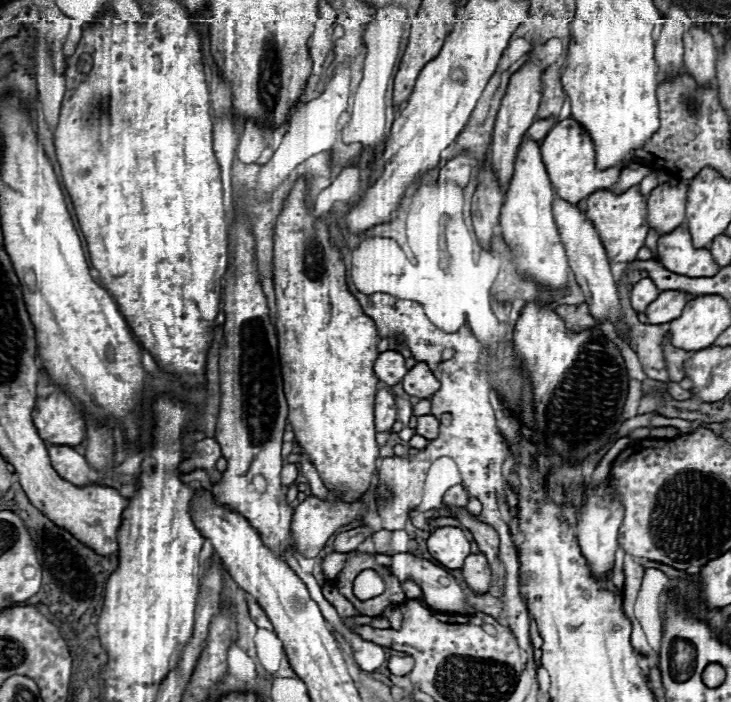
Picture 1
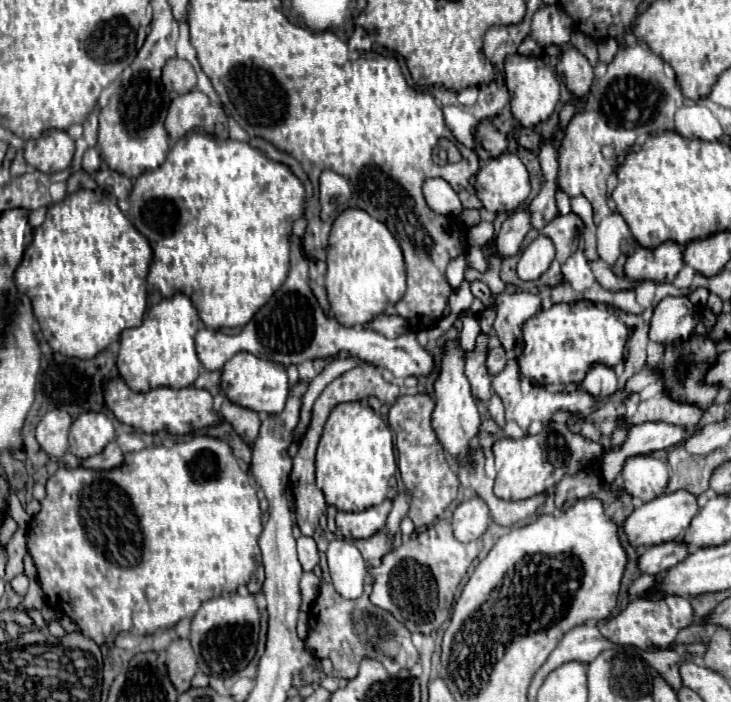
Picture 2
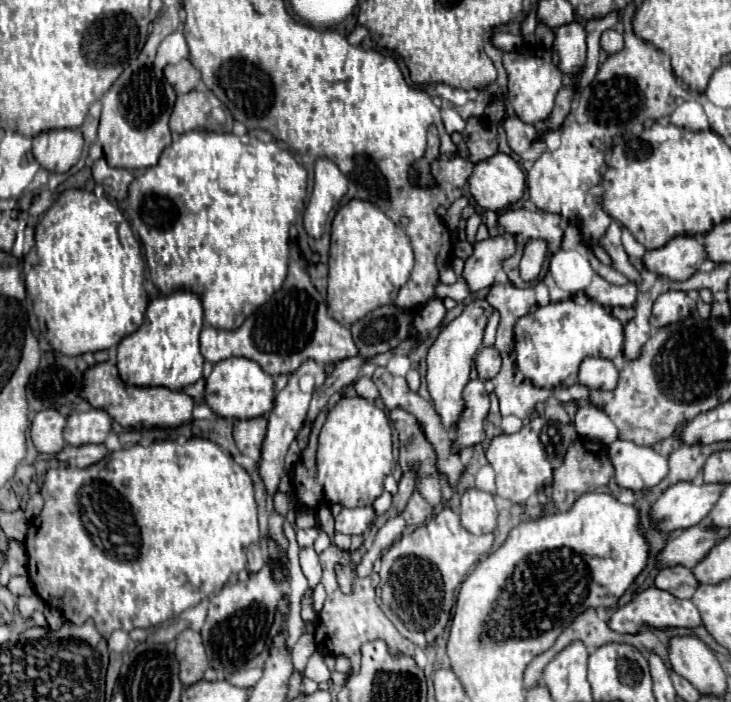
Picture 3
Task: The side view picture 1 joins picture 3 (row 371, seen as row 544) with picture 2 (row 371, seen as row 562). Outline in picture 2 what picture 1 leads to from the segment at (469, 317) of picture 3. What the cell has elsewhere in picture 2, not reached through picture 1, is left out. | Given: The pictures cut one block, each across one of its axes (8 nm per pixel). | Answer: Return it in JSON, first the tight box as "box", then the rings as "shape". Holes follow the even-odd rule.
{"box":[432,342,480,460],"shape":[[[448,342],[440,374],[434,384],[434,398],[436,398],[436,408],[432,412],[432,430],[440,442],[440,446],[454,458],[462,460],[470,456],[470,440],[480,432],[480,414],[474,402],[474,396],[470,394],[470,384],[464,376],[464,350],[460,348],[458,342]]]}

